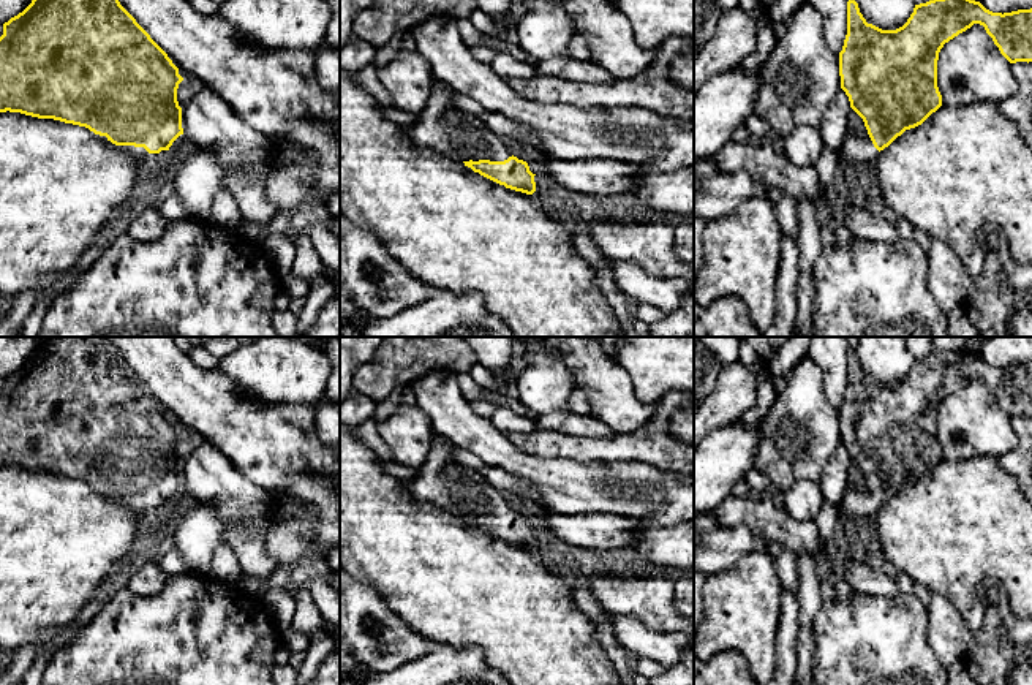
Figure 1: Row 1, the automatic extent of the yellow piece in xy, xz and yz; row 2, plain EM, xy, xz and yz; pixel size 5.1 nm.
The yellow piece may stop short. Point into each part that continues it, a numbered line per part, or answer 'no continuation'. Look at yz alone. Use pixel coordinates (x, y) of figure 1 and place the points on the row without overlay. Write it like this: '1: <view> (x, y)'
1: yz (857, 502)

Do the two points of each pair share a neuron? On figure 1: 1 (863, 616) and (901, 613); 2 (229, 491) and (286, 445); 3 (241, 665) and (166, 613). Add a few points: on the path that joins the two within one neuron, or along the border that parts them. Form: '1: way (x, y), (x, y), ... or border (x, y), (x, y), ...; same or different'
1: way (873, 616), (892, 616); same
2: border (220, 451), (244, 476), (271, 491); different
3: way (222, 660), (185, 627); same

